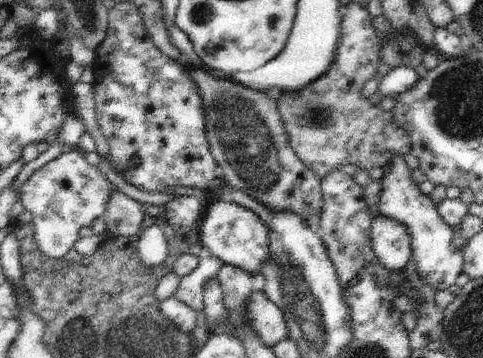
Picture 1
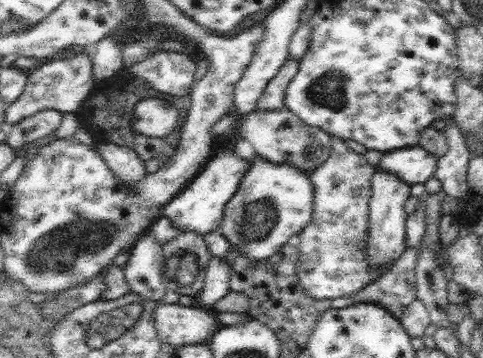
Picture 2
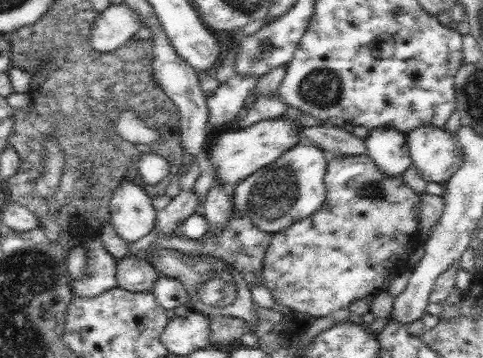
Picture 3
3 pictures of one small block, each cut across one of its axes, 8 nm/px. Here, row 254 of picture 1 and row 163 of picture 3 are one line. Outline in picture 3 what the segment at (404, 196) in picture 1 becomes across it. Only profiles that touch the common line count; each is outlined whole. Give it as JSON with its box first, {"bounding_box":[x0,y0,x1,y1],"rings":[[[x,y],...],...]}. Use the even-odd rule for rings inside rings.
{"bounding_box":[405,124,463,184],"rings":[[[427,124],[413,128],[405,138],[411,162],[425,182],[445,184],[463,164],[459,144],[453,134],[445,132],[445,128]]]}

